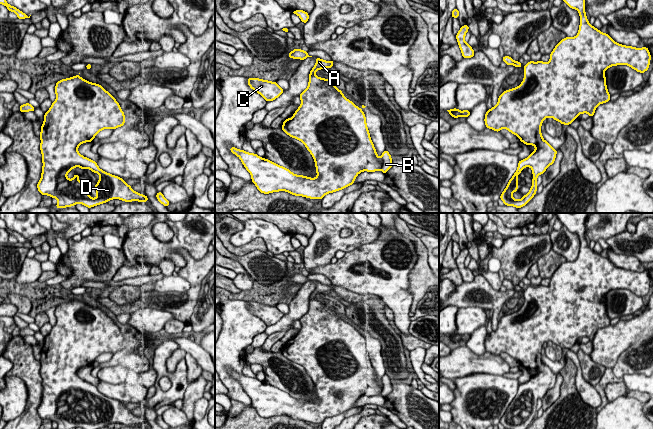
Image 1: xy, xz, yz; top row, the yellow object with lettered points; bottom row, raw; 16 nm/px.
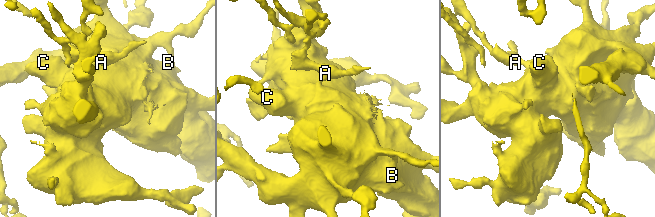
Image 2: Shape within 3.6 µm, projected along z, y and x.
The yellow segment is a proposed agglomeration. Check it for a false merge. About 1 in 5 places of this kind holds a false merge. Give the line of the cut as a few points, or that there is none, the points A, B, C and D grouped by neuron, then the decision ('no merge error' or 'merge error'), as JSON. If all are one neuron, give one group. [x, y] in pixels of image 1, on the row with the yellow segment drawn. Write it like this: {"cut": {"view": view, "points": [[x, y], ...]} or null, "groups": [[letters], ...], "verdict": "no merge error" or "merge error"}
{"cut": null, "groups": [["A", "B", "C", "D"]], "verdict": "no merge error"}

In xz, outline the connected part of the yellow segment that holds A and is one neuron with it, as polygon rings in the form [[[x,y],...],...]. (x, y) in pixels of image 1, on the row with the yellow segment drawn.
[[[316,57],[316,64],[309,74],[308,87],[299,96],[301,99],[301,105],[293,114],[293,117],[286,119],[281,127],[287,135],[303,142],[307,150],[311,153],[315,161],[317,172],[316,178],[296,175],[289,169],[265,158],[261,158],[257,154],[248,153],[244,150],[230,147],[230,151],[240,158],[244,167],[251,174],[252,182],[261,193],[268,194],[272,192],[286,191],[295,196],[322,199],[328,193],[339,191],[354,184],[357,175],[363,171],[375,172],[381,170],[385,174],[392,167],[391,155],[387,150],[382,153],[380,158],[378,157],[367,128],[364,112],[353,102],[344,97],[343,92],[334,85],[332,79],[324,79],[315,75],[317,70],[332,68],[333,64],[334,61],[332,60],[325,61]]]

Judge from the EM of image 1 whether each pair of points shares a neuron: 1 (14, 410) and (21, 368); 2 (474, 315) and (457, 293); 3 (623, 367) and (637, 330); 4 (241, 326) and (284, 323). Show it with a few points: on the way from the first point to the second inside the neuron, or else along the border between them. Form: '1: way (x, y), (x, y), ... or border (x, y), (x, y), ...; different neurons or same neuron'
1: border (10, 375), (16, 375), (24, 382), (27, 400); different neurons
2: border (458, 307), (481, 307), (484, 310); different neurons
3: border (642, 334), (616, 361); different neurons
4: border (267, 326), (263, 331); different neurons

